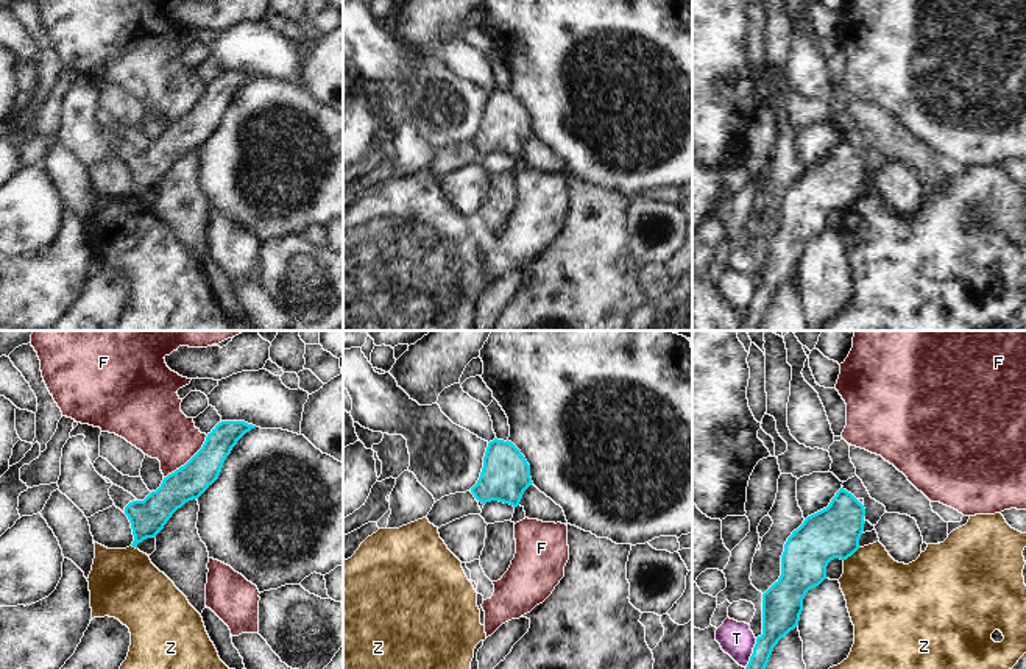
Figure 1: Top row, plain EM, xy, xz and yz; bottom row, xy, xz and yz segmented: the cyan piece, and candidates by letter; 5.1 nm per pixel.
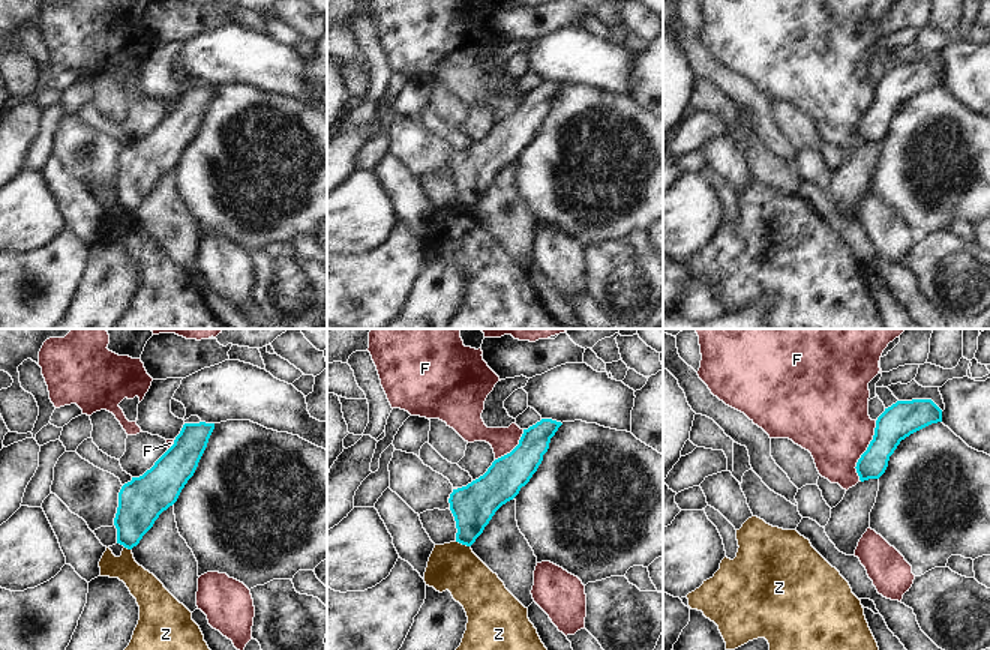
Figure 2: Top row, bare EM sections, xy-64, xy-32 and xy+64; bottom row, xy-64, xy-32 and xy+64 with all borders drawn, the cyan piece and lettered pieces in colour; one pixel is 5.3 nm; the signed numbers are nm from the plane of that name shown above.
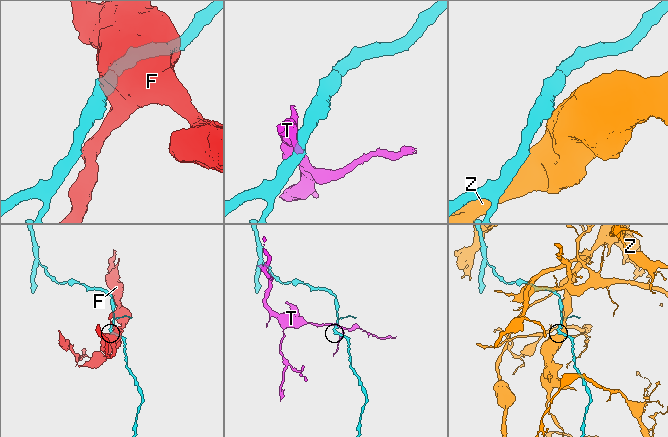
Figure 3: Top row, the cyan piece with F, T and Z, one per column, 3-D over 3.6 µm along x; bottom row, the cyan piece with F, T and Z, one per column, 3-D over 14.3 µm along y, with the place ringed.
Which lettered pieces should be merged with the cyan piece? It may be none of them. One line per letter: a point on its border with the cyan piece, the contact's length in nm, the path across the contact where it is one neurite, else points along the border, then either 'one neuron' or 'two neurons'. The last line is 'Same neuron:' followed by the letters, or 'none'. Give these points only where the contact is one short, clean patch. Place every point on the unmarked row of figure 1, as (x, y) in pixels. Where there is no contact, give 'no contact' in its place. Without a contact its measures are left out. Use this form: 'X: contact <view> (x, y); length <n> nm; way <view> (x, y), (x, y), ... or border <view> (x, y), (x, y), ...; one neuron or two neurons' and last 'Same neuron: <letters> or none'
F: contact xy (189, 111); length 320 nm; two neurons
T: contact yz (752, 304); length 170 nm; border yz (757, 289), (746, 318); two neurons
Z: contact yz (852, 205); length 110 nm; two neurons
Same neuron: none

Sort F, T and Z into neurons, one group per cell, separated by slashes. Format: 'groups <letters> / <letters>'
groups F / T / Z

